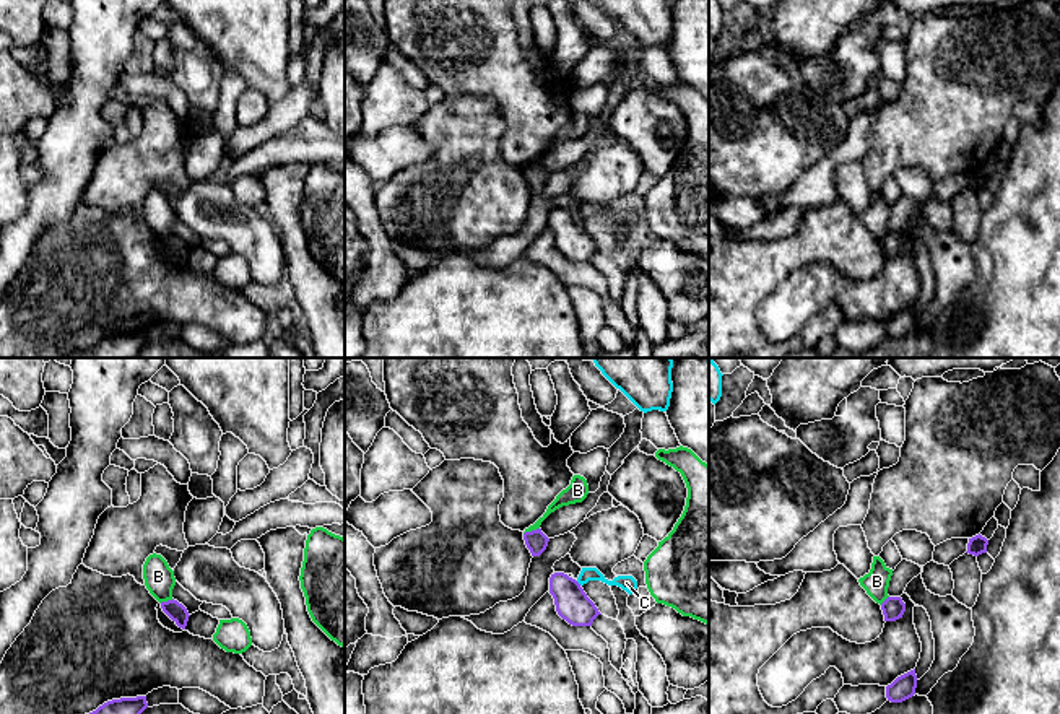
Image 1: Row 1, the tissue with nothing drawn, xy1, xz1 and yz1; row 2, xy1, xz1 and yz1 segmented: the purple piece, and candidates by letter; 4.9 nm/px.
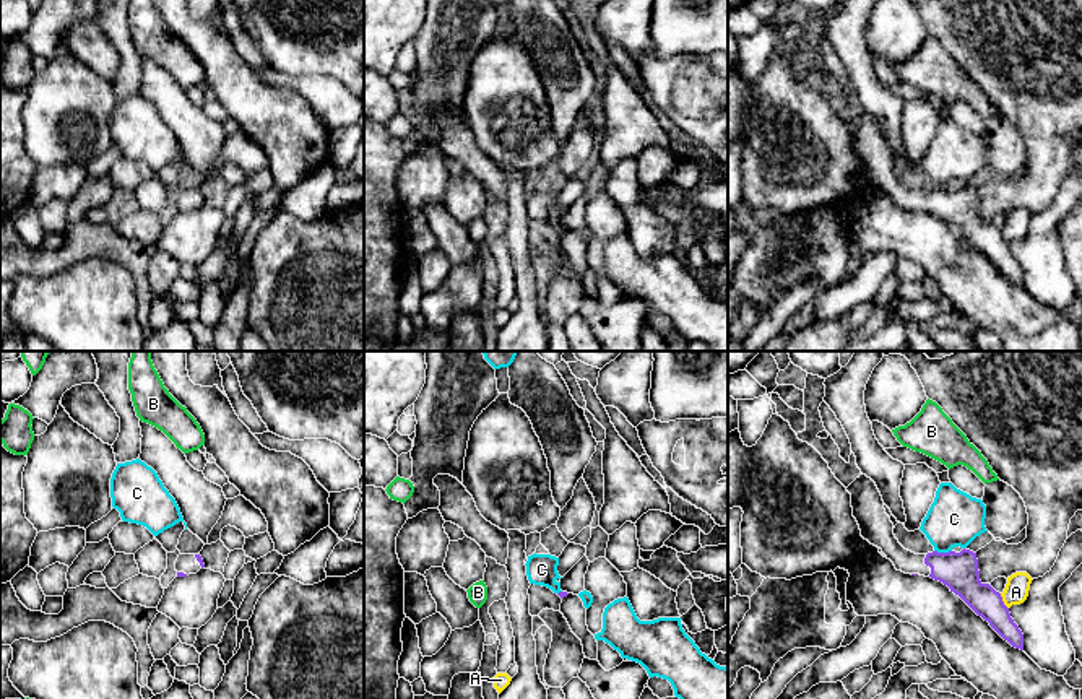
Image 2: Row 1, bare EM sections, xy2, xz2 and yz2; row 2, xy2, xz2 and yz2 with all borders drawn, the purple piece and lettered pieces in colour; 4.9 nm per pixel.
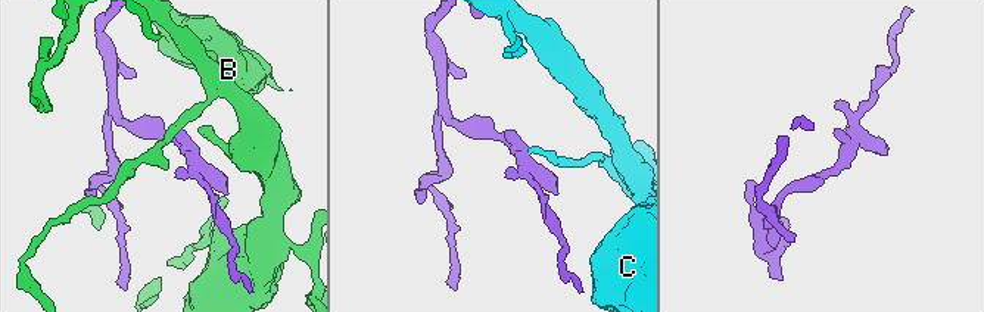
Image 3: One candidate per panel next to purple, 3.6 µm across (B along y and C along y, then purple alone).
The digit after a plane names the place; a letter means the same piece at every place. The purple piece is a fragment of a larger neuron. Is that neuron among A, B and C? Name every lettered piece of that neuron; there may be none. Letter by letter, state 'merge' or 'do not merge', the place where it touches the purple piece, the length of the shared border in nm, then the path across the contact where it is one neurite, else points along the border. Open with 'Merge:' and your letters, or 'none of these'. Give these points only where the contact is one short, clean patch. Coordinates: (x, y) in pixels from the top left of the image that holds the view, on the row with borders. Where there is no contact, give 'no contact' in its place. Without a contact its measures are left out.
Merge: none of these
A: do not merge; contact yz2 (1003, 602); length 90 nm; border yz2 (999, 594), (1008, 608)
B: do not merge; contact xz1 (532, 531); length 90 nm; border xz1 (538, 527), (524, 534)
C: do not merge; contact yz2 (943, 553); length 90 nm; border yz2 (934, 550), (951, 551)

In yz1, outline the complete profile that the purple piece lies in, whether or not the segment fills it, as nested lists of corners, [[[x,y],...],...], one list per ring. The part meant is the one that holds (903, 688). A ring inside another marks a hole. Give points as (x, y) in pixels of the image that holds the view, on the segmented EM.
[[[915,668],[897,677],[891,685],[886,686],[886,698],[891,703],[902,703],[915,694],[917,675]]]

